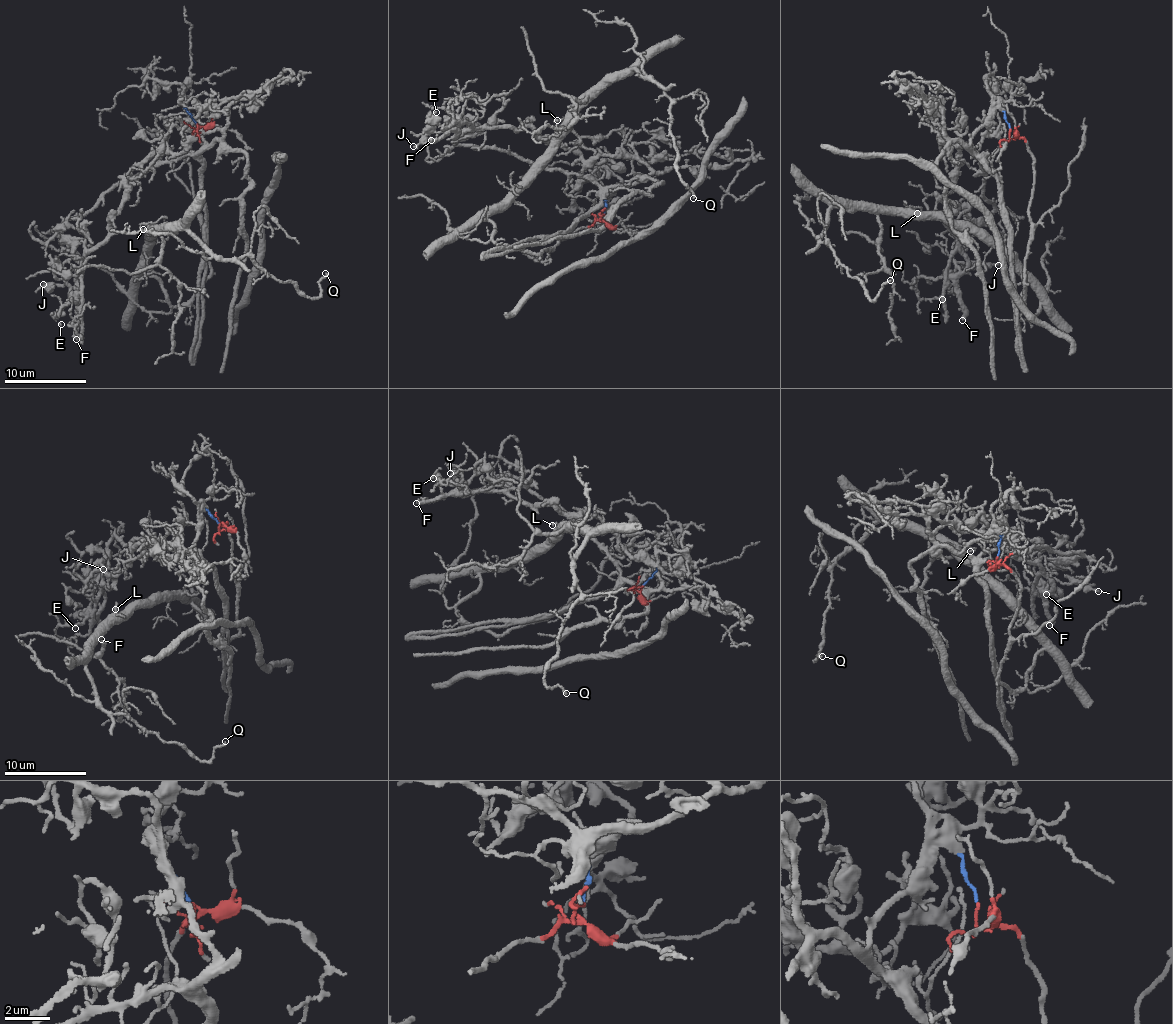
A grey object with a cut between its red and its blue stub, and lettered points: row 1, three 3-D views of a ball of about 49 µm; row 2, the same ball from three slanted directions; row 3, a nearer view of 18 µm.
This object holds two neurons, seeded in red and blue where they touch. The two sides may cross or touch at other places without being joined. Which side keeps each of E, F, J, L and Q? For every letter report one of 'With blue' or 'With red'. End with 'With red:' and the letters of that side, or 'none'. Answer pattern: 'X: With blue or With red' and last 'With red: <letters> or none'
E: With blue
F: With blue
J: With blue
L: With red
Q: With red
With red: L, Q

